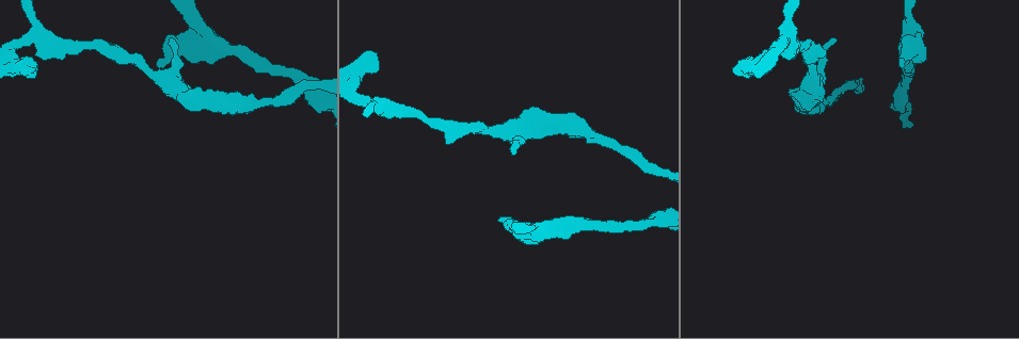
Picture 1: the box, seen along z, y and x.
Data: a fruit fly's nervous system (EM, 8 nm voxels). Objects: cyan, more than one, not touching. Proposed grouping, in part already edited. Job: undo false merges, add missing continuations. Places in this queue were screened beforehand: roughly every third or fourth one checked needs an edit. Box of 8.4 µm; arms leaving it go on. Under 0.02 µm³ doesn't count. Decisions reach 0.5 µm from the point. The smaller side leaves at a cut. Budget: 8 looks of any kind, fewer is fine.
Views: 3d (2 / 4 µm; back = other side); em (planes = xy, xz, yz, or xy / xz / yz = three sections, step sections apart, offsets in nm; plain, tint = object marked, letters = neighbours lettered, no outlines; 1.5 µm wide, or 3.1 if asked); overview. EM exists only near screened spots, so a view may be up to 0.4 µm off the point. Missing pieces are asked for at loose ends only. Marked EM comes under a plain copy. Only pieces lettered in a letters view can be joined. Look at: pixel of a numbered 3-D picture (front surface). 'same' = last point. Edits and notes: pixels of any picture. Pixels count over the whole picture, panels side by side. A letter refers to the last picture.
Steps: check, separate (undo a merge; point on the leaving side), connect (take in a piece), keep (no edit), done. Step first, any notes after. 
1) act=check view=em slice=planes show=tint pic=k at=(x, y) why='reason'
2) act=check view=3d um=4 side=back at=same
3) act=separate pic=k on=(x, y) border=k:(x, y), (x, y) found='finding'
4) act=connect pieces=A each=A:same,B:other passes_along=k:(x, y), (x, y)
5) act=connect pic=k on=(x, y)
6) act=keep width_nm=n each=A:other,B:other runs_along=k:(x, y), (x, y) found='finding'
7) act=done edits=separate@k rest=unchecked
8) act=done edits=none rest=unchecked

act=check view=3d um=2 pic=1 at=(904, 66) why='an open end'

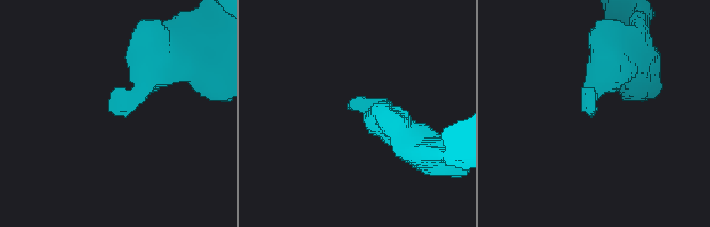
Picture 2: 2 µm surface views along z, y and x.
act=check view=em slice=xy step=8 show=letters pic=2 at=(113, 113)

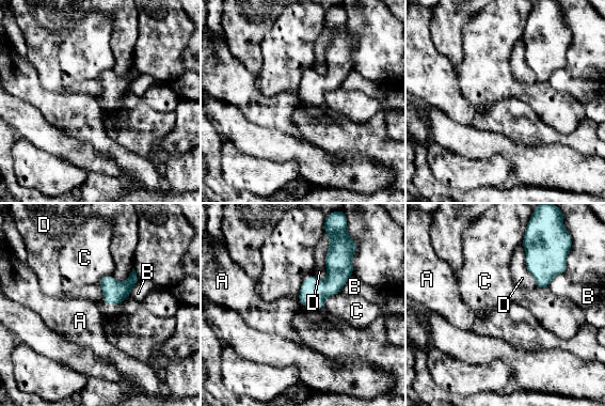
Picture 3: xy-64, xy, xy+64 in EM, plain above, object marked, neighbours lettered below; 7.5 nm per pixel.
act=keep width_nm=170 longest_contact=D:360nm each=A:other,B:other,C:other,D:other found='none of them fits'

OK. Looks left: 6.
act=check view=em slice=planes show=letters pic=1 at=(33, 70) why='thick end'

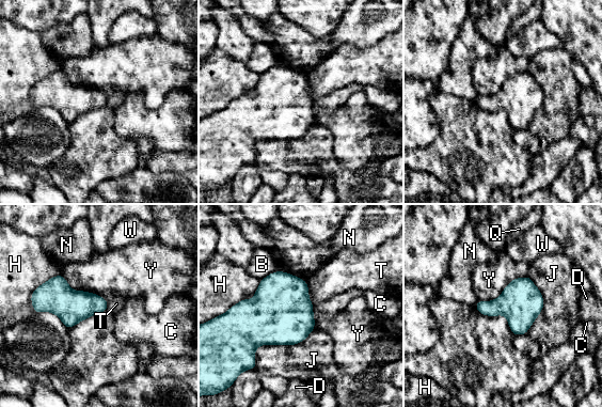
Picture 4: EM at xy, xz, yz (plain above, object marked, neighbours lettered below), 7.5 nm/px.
act=keep each=B:other,C:other,D:other,H:other,J:other,N:other,Q:other,T:other,W:other,Y:other border=4:(313, 303), (313, 316), (315, 318) found='no lettered piece goes on from it'

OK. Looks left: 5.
act=check view=em slice=planes show=letters pic=1 at=(172, 39) why='an open end'

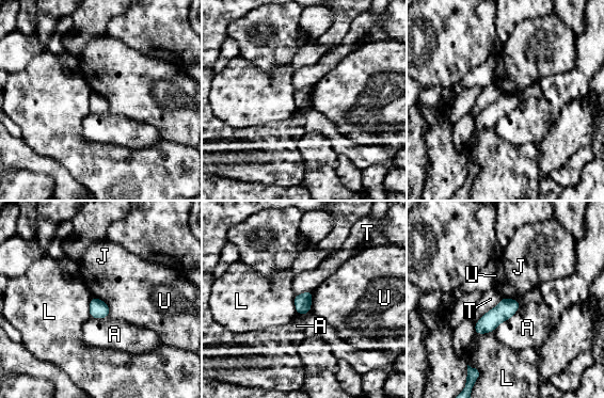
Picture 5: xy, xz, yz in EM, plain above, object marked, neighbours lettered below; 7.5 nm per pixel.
act=keep each=A:other,J:other,L:other,T:other,U:other border=5:(505, 297), (519, 301) found='no lettered piece goes on from it'

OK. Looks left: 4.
act=done edits=none rest=unchecked

